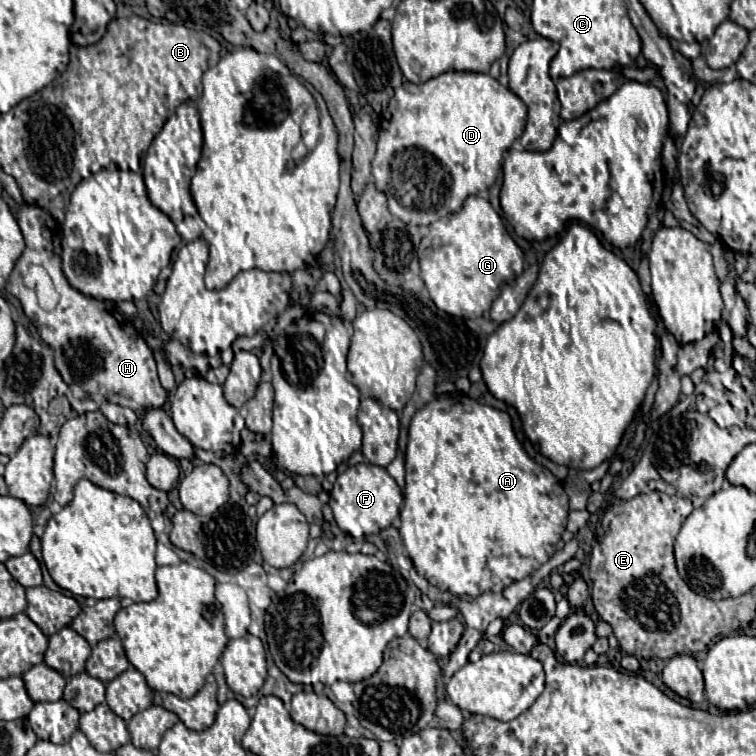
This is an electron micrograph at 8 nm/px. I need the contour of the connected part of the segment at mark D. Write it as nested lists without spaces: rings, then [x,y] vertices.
[[[446,71],[418,85],[404,81],[390,99],[380,123],[378,151],[372,161],[374,185],[388,197],[388,209],[394,217],[408,225],[430,225],[456,213],[468,195],[476,195],[494,185],[504,153],[522,135],[524,125],[524,101],[488,73]]]

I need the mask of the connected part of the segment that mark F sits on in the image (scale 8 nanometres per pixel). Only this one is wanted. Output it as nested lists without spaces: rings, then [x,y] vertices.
[[[364,461],[348,467],[344,473],[338,475],[330,491],[328,503],[332,507],[334,521],[340,527],[340,531],[352,535],[354,539],[362,539],[370,533],[380,533],[398,517],[402,505],[402,491],[384,467],[370,465]]]

